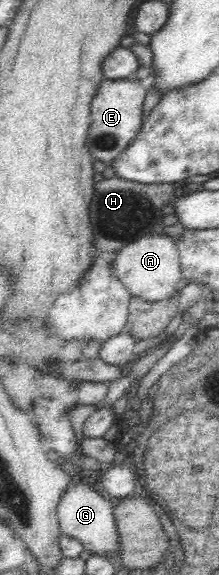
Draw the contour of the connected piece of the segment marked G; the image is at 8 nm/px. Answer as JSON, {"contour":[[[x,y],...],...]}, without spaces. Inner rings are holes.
{"contour":[[[74,480],[65,487],[65,493],[61,495],[57,503],[57,520],[59,529],[63,534],[67,534],[83,544],[83,549],[87,549],[91,554],[99,556],[115,557],[117,549],[117,528],[113,520],[113,504],[111,499],[103,498],[91,489],[84,480]]]}

